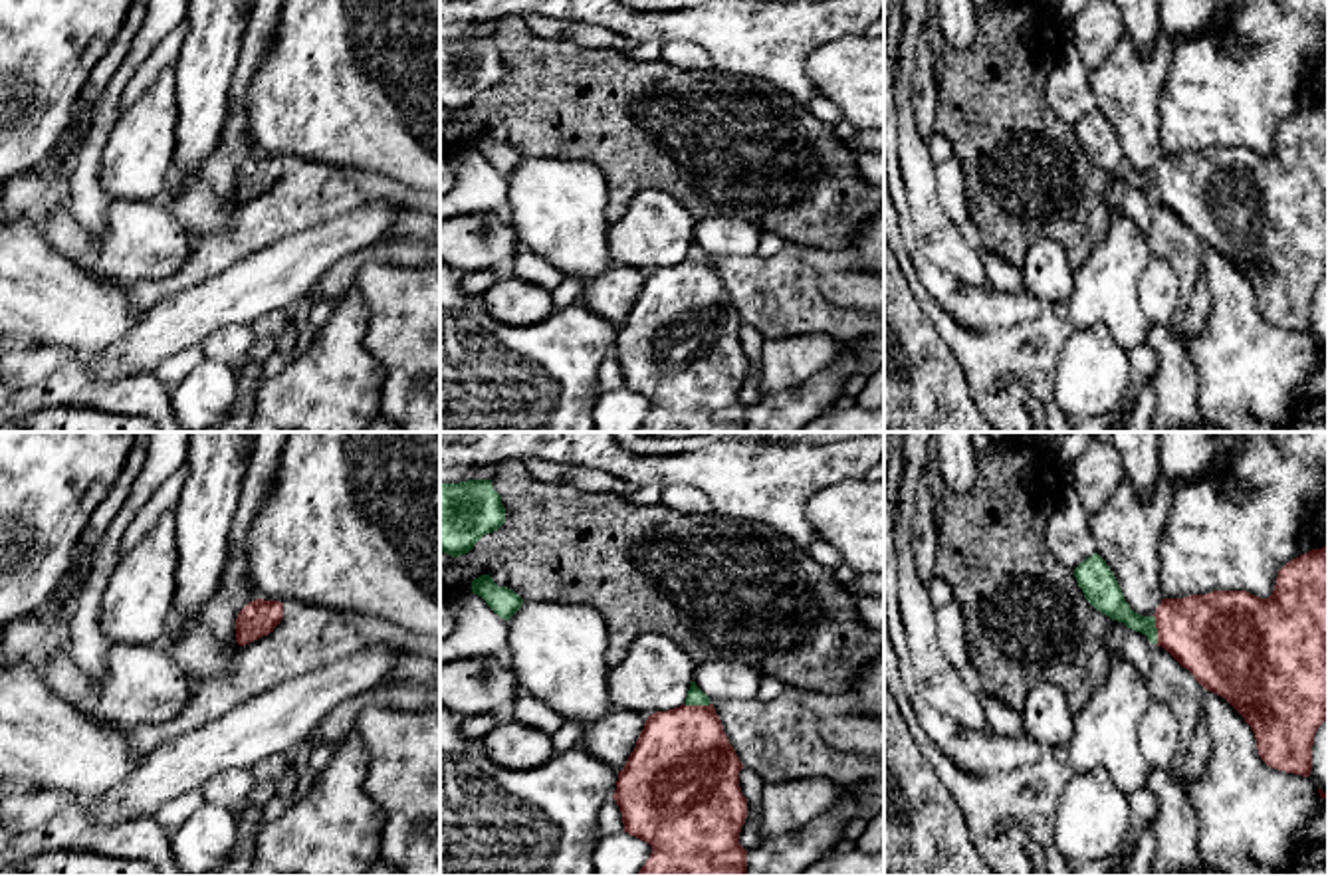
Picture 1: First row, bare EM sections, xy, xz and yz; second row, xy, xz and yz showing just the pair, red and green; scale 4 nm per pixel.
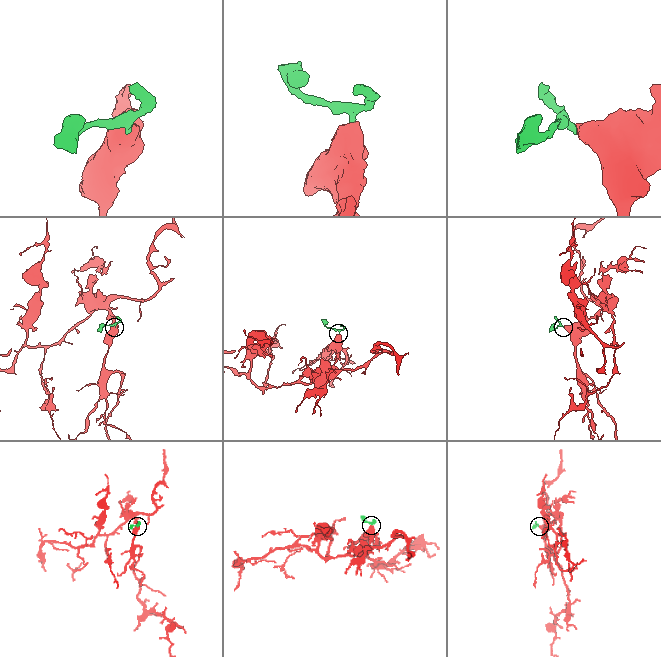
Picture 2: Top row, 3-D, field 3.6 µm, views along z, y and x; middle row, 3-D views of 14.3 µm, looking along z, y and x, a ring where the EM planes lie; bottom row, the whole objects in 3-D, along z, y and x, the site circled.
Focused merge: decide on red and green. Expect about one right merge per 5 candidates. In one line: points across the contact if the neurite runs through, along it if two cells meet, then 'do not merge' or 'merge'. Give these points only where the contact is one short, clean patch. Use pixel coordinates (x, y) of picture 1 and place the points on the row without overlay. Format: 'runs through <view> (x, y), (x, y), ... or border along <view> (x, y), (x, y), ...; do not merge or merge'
runs through yz (1216, 193), (1186, 183), (1156, 183), (1132, 177), (1105, 149); merge

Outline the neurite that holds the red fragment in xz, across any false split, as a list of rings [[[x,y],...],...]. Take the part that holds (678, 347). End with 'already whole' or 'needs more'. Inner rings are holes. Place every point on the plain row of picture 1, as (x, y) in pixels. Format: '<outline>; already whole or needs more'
[[[696,238],[684,262],[648,272],[612,351],[624,388],[652,402],[636,432],[747,432],[747,406],[739,400],[747,375],[741,325],[714,260]]]; needs more

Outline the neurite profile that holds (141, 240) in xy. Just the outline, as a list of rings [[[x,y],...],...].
[[[165,198],[113,200],[101,234],[87,234],[65,206],[44,216],[48,244],[83,270],[133,285],[180,272],[196,250],[194,236],[170,214]]]

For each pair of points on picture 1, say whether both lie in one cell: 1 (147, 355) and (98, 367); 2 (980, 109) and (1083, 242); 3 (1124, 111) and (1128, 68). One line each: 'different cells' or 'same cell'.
1: same cell
2: same cell
3: same cell

